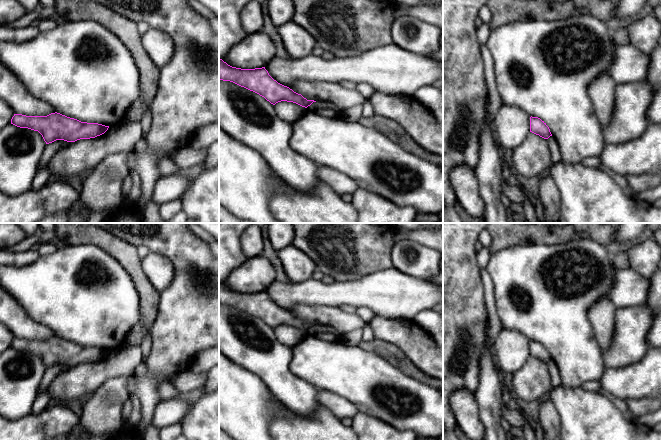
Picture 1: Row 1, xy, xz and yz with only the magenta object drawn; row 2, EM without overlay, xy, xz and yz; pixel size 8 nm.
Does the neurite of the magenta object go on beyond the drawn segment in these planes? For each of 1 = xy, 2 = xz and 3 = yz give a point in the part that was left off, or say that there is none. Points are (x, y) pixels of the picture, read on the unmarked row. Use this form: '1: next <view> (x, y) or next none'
1: next none
2: next none
3: next none

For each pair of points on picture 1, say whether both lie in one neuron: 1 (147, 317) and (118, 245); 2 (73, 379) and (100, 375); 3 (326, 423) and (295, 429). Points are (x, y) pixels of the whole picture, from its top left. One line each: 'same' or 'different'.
1: same
2: same
3: same

